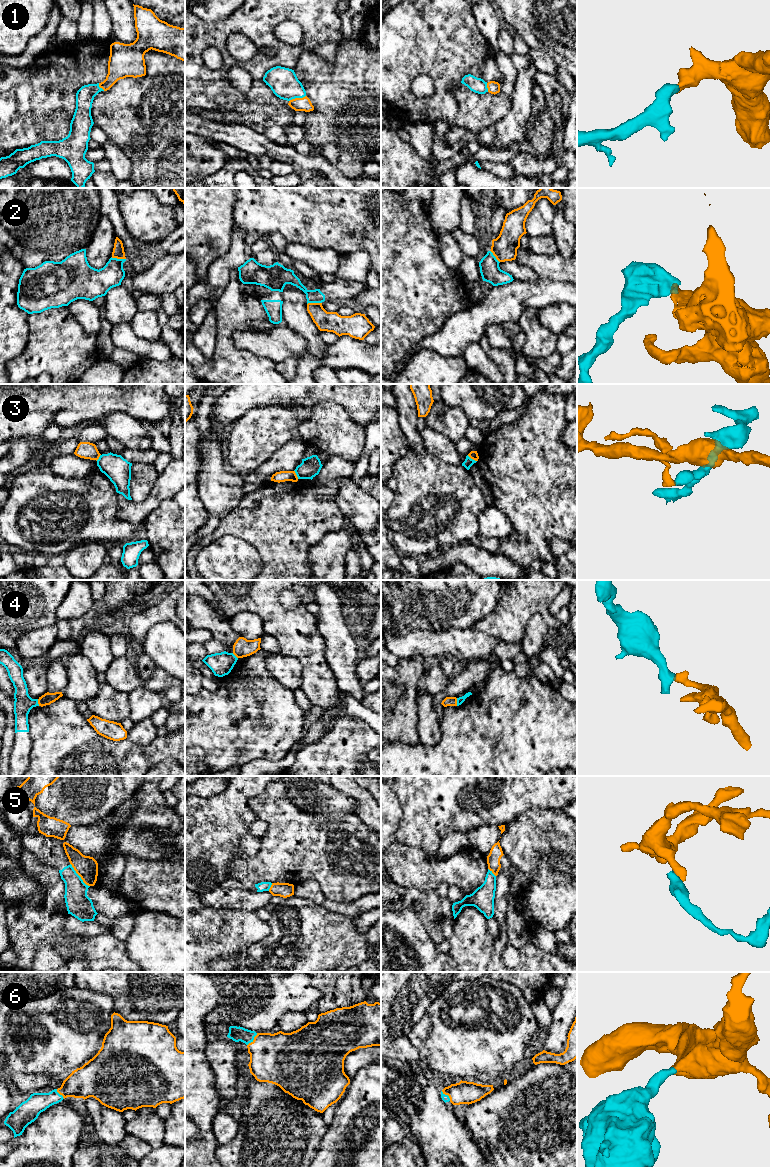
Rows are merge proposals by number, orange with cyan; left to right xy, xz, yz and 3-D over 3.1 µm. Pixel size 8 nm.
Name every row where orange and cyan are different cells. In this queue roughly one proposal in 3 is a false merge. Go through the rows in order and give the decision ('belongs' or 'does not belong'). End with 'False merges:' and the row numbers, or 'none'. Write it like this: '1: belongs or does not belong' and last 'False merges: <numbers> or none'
1: belongs
2: does not belong
3: does not belong
4: does not belong
5: does not belong
6: belongs
False merges: 2, 3, 4, 5

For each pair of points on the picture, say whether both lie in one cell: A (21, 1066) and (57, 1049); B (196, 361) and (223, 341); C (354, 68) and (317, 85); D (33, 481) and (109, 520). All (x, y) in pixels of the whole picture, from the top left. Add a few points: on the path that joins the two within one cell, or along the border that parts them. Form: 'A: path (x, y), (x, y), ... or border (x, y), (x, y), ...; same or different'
A: path (30, 1062), (45, 1049), (48, 1049); same
B: path (206, 364), (214, 364), (223, 355), (223, 351); same
C: path (345, 77), (337, 85), (326, 85); same
D: path (52, 500), (60, 508), (70, 508), (90, 515); same

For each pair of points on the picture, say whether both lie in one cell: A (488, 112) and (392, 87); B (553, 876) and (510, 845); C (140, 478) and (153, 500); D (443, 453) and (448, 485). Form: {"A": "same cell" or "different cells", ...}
{"A": "different cells", "B": "same cell", "C": "different cells", "D": "different cells"}

